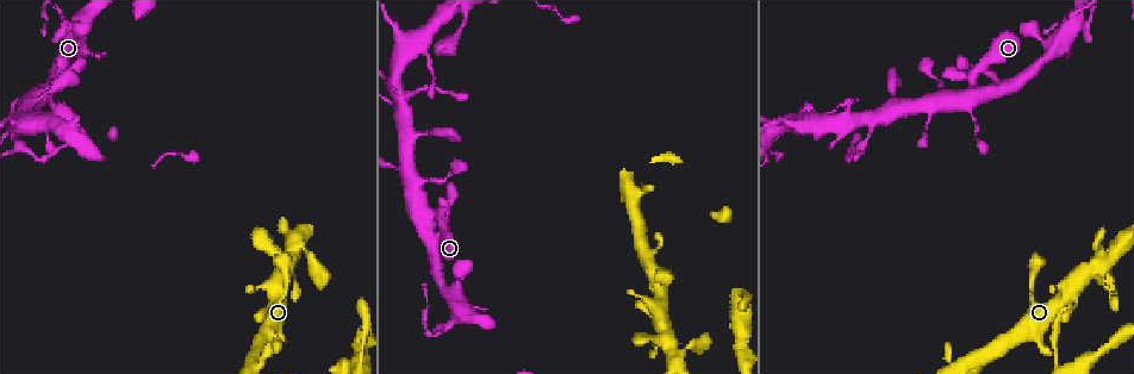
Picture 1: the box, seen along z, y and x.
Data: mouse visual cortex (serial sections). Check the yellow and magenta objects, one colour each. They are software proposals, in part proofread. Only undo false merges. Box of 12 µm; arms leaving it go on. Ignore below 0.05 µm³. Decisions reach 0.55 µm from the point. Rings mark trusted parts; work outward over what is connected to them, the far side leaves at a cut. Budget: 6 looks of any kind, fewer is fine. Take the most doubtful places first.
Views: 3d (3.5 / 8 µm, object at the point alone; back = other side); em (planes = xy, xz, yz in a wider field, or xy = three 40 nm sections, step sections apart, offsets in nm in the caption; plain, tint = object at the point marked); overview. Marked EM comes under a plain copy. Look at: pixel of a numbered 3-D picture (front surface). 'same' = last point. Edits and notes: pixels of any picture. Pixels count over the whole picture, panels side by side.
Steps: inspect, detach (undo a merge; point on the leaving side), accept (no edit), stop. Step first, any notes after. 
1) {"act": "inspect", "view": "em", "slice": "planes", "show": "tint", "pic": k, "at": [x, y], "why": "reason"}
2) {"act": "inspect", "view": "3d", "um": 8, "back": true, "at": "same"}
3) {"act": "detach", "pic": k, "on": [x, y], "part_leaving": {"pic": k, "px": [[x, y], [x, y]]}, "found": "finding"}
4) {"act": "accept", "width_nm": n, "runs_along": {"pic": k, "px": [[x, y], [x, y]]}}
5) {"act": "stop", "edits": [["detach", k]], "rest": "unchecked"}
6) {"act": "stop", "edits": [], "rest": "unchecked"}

{"act": "inspect", "view": "3d", "um": 3.5, "back": true, "pic": 1, "at": [279, 296], "why": "abrupt turn"}

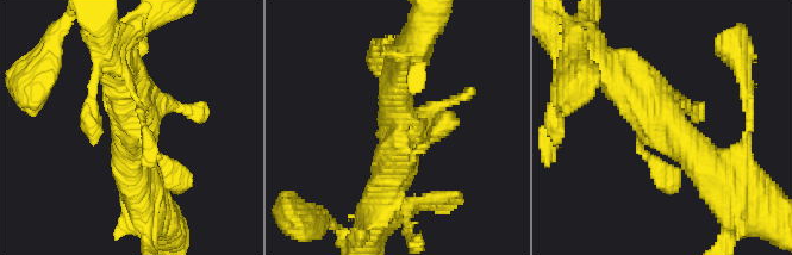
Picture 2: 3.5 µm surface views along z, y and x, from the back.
{"act": "inspect", "view": "em", "slice": "xy", "step": 5, "show": "tint", "pic": 2, "at": [645, 134]}

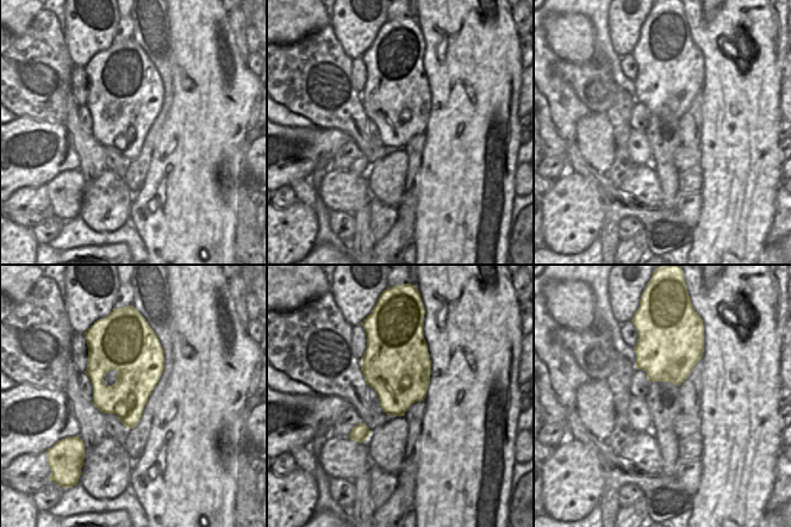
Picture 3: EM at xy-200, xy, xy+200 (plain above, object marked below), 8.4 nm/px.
{"act": "accept", "runs_along": {"pic": 2, "px": [[398, 85], [405, 149], [449, 122]]}, "found": "one cell here"}

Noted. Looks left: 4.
{"act": "inspect", "view": "3d", "um": 3.5, "pic": 1, "at": [434, 247], "why": "sharp bend"}

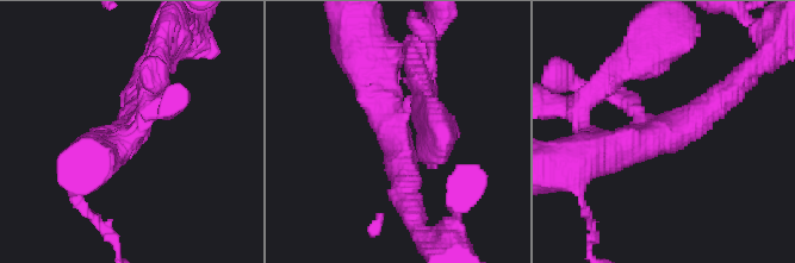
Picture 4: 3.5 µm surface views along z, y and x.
{"act": "inspect", "view": "em", "slice": "xy", "step": 3, "show": "tint", "pic": 4, "at": [663, 131], "arm_widths_nm": [200, 350]}

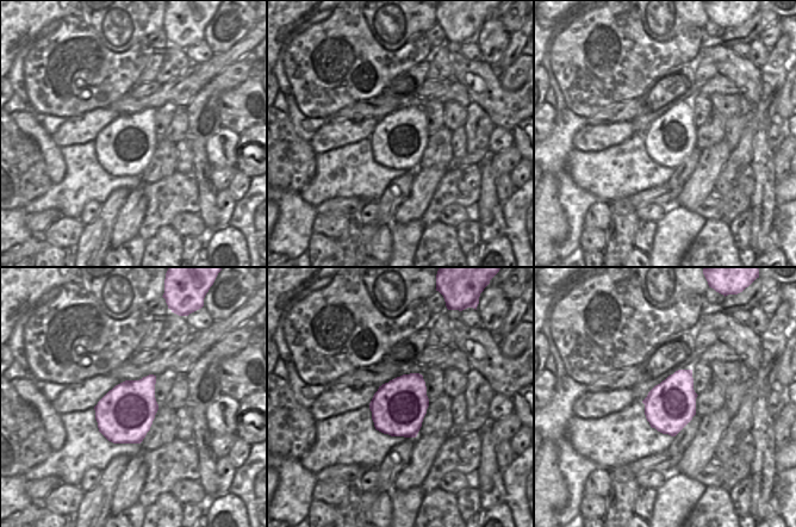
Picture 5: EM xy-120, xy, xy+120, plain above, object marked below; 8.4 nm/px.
{"act": "accept", "runs_along": {"pic": 4, "px": [[417, 71], [396, 118], [407, 194]]}, "found": "all the same cell"}

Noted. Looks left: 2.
{"act": "inspect", "view": "3d", "um": 8, "back": true, "pic": 1, "at": [930, 118], "why": "narrows sharply"}

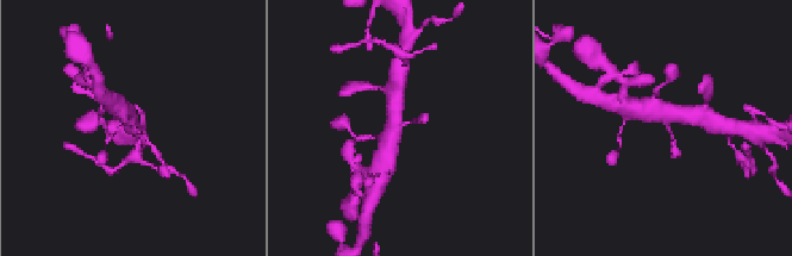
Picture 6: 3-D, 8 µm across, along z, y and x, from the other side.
{"act": "inspect", "view": "em", "slice": "xy", "step": 2, "show": "tint", "pic": 6, "at": [401, 125], "arm_widths_nm": [150, 500], "why": "shape alone is not enough"}

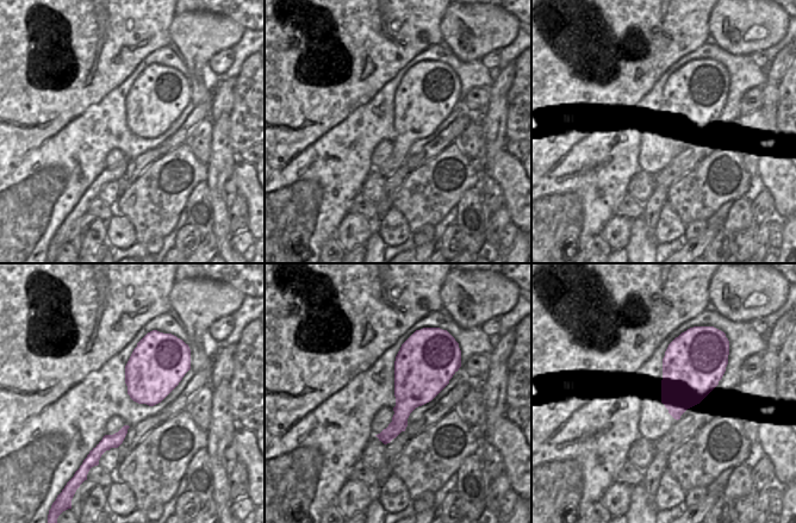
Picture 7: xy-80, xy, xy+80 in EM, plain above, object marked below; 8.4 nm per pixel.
{"act": "accept", "runs_along": {"pic": 6, "px": [[123, 110], [157, 156]]}, "found": "continuous, no second cell"}

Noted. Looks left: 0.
{"act": "stop", "edits": [], "rest": "unchecked"}

